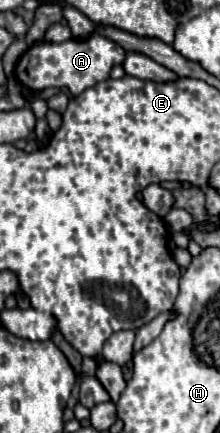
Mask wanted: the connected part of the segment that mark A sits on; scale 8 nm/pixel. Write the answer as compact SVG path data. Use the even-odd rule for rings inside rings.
M92 34L92 38L86 40L66 40L60 44L40 42L36 46L30 46L22 56L18 66L18 80L34 92L56 86L56 88L68 88L72 96L78 96L96 82L106 80L110 68L122 64L122 60L124 60L124 50L116 42L100 34Z

